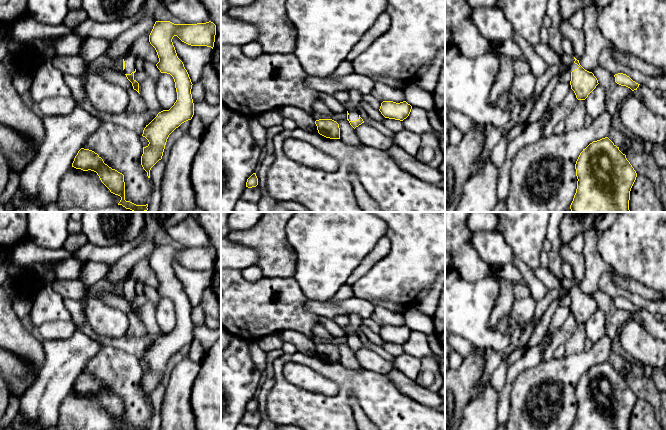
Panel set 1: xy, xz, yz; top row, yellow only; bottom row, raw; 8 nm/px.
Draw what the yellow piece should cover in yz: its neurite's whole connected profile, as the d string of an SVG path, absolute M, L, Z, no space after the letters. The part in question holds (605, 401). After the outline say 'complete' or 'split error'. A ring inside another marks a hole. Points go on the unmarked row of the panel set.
M608 361L590 367L576 388L577 413L570 430L629 430L630 415L637 397L619 371Z; complete

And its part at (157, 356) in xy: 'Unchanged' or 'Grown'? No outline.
Unchanged

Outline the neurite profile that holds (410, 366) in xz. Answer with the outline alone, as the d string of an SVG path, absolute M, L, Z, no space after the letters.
M404 352L396 356L394 360L394 368L413 380L416 380L418 377L421 364L422 361L420 358L413 357Z

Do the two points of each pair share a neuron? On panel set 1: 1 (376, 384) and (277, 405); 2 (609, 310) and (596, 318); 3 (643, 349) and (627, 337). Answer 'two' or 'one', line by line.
1: one
2: two
3: one

